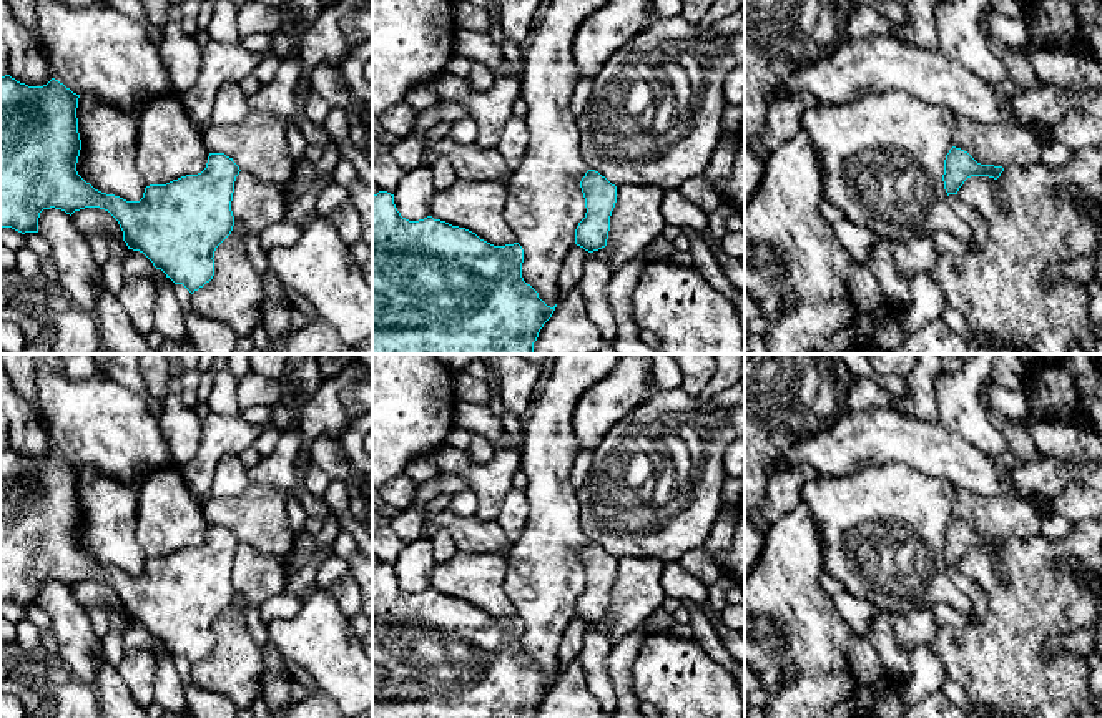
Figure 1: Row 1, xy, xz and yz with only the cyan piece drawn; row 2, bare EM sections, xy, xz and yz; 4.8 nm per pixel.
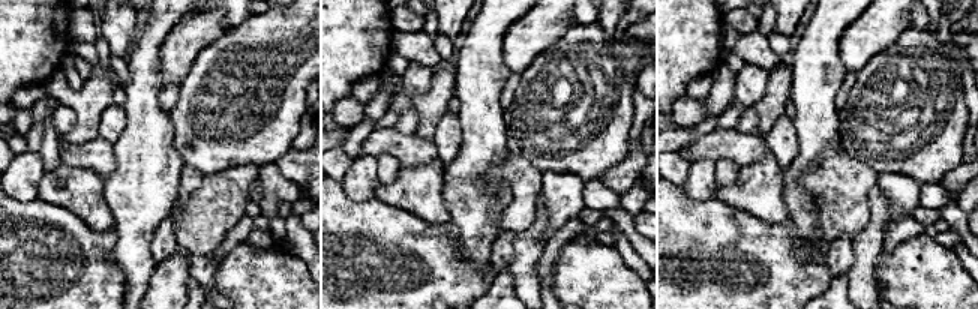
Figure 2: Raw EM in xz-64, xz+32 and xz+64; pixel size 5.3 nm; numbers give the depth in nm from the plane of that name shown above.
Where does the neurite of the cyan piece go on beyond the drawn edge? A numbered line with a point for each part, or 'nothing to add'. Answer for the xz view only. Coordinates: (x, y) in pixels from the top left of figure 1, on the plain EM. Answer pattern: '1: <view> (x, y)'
nothing to add

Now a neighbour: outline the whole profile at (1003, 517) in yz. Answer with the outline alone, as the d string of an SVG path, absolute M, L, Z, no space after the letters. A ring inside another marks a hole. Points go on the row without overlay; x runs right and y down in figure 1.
M957 487L952 519L967 524L981 537L1026 538L1039 534L1041 517L1032 505L1009 495L981 495Z

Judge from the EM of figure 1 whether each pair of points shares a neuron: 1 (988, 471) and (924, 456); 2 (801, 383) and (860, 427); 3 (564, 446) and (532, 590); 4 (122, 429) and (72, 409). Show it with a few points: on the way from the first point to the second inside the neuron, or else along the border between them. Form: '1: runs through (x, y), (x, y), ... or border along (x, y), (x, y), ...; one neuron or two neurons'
1: runs through (973, 469), (949, 456), (939, 456); one neuron
2: border along (846, 409), (831, 426), (811, 437); two neurons
3: runs through (550, 482), (550, 544), (547, 554); one neuron
4: runs through (110, 427), (83, 419); one neuron

